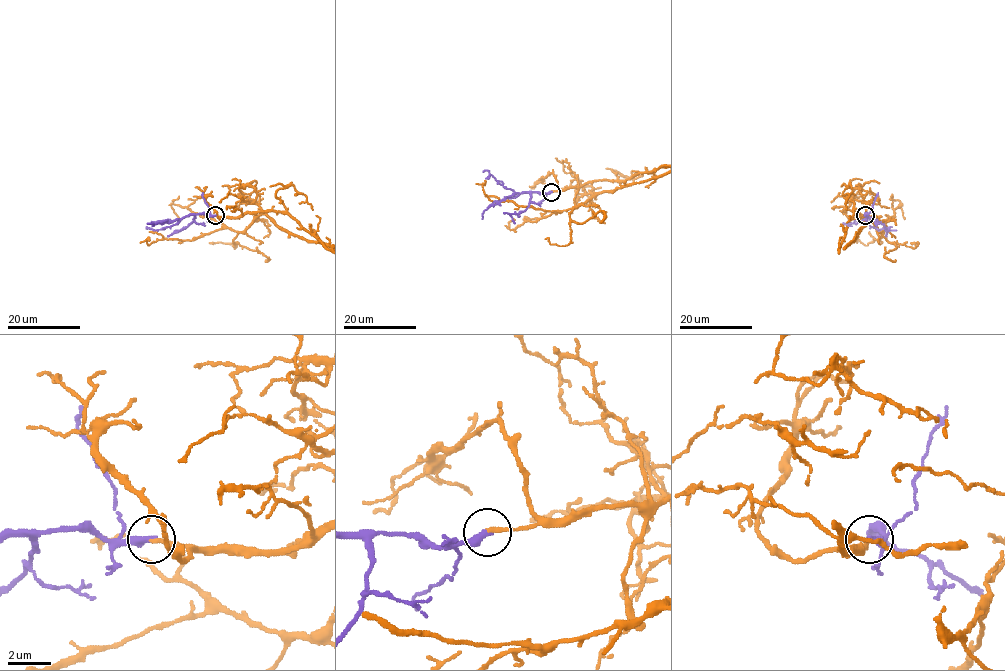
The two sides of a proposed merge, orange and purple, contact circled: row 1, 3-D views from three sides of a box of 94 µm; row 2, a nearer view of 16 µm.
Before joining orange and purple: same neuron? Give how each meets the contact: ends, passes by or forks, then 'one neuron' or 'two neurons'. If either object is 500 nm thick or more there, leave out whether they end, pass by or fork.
orange ends; purple ends; one neuron

